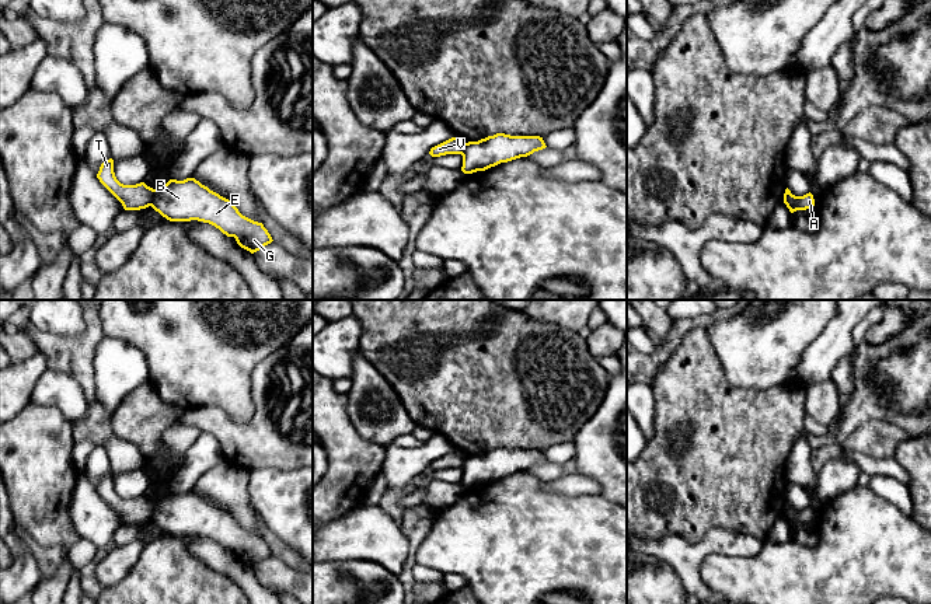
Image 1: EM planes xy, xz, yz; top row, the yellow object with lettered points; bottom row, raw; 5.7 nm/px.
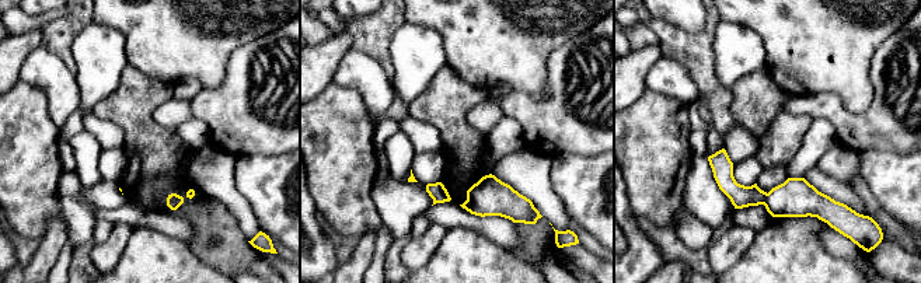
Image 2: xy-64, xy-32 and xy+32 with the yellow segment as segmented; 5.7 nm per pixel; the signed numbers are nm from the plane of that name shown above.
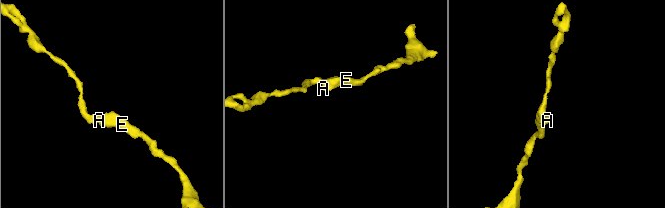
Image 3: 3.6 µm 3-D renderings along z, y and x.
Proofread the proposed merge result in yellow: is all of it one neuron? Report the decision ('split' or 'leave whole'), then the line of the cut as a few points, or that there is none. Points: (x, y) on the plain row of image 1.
split | xy (154, 503), (150, 519)

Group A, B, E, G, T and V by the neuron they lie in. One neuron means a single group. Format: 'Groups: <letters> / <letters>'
Groups: A B E G / T V

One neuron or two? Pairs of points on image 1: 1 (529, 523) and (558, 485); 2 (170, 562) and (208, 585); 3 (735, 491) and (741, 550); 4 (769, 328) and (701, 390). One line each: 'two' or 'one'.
1: two
2: one
3: two
4: two

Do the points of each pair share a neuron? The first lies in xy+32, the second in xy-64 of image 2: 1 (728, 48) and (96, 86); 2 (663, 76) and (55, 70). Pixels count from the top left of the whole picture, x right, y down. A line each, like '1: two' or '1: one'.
1: one
2: one

